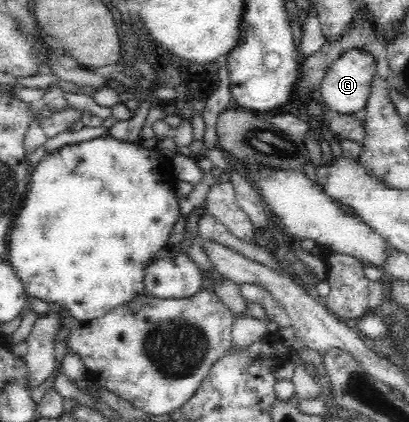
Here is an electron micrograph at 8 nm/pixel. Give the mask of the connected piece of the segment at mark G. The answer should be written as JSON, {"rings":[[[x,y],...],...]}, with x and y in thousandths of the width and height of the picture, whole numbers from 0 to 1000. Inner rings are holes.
{"rings":[[[890,114],[846,118],[817,142],[780,204],[782,223],[804,261],[831,270],[885,273],[907,220],[907,194],[919,178],[919,159],[919,135]]]}

